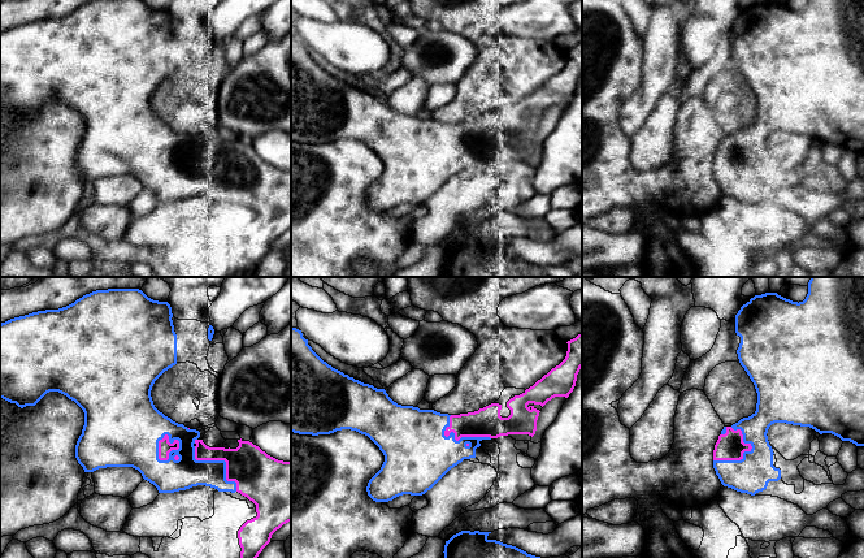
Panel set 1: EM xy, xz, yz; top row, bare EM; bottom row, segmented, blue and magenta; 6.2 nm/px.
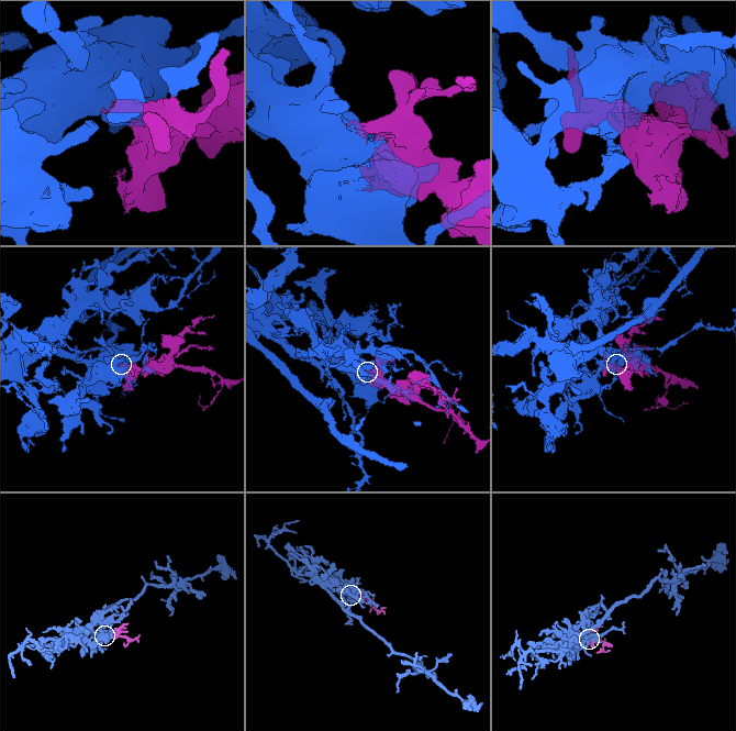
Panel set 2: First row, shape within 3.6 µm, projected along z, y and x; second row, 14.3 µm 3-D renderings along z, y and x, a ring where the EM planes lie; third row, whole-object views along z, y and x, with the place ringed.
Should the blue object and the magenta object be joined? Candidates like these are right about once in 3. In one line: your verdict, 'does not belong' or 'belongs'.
belongs

